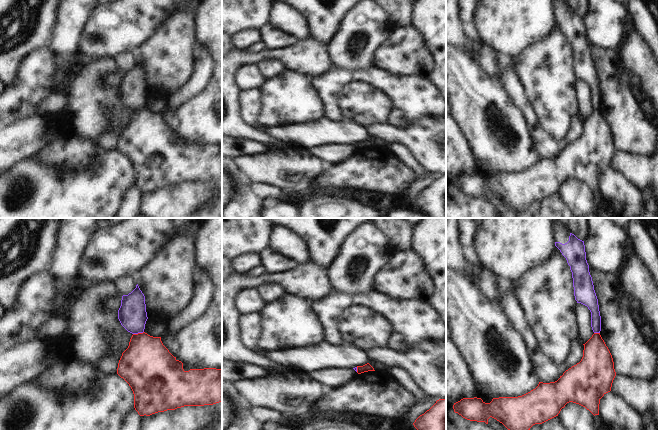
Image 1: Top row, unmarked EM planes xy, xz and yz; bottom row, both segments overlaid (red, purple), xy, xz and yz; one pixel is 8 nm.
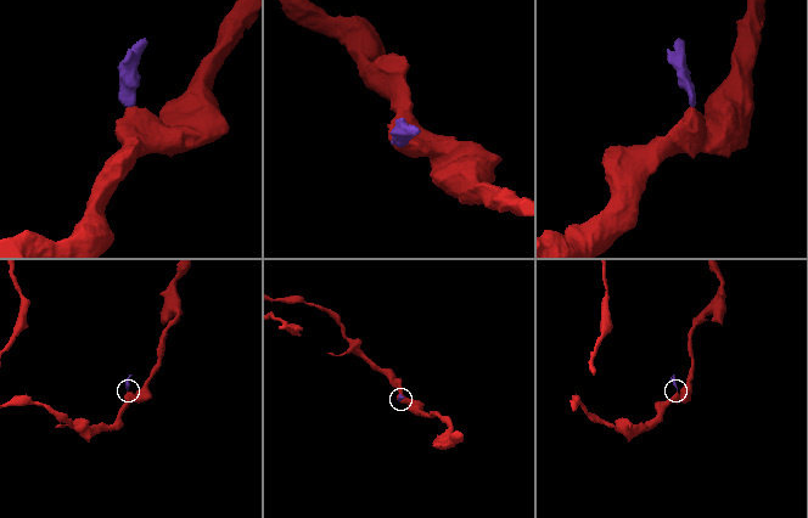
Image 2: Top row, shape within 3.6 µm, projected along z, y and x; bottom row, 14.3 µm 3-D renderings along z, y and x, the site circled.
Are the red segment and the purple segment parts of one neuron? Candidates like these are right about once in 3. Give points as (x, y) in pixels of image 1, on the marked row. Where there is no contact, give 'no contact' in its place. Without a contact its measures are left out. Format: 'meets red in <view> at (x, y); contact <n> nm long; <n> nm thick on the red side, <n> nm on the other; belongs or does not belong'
meets red in xy at (138, 333); contact 90 nm long; 400 nm thick on the red side, 220 nm on the other; does not belong

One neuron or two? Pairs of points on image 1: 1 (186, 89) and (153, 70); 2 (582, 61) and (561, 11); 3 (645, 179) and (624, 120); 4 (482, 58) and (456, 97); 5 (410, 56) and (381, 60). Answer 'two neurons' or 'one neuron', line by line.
1: two neurons
2: one neuron
3: two neurons
4: two neurons
5: one neuron

